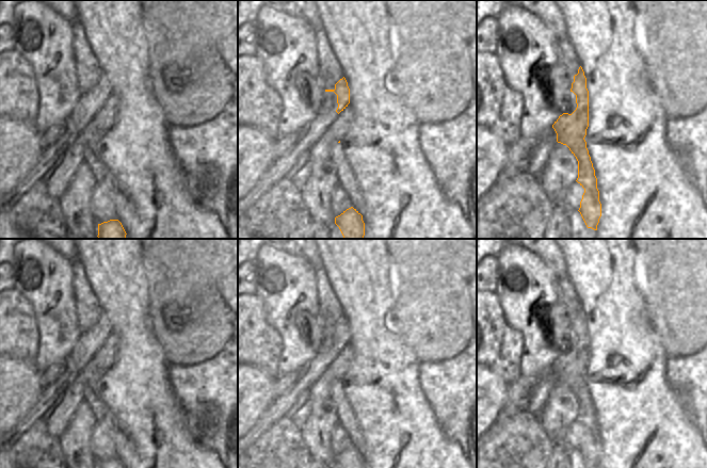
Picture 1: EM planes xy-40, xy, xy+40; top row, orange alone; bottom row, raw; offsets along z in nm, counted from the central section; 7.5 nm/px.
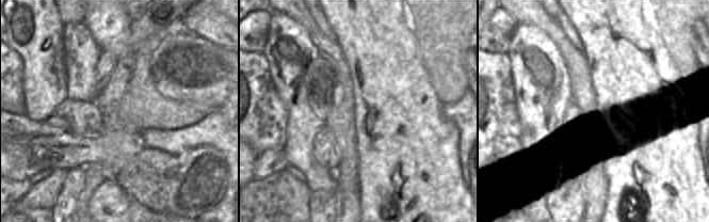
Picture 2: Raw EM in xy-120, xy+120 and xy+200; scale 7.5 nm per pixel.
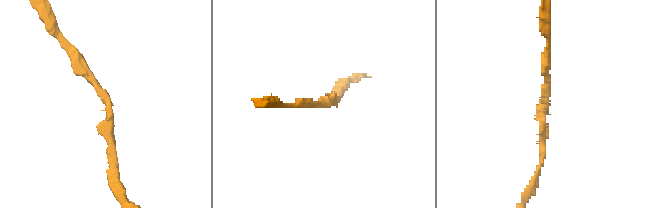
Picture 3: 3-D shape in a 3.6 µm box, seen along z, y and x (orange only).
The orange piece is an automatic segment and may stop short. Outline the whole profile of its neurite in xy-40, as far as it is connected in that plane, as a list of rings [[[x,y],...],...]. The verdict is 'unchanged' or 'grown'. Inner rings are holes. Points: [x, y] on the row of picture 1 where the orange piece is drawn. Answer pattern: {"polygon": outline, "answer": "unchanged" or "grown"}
{"polygon": [[[110,220],[98,224],[99,239],[126,239],[126,231],[118,220]]], "answer": "unchanged"}

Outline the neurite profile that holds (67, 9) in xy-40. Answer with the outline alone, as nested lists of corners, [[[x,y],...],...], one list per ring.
[[[37,0],[37,1],[44,2],[71,23],[77,21],[79,12],[77,10],[75,0]]]

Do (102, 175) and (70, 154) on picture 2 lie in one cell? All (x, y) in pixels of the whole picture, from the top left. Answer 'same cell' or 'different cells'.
different cells

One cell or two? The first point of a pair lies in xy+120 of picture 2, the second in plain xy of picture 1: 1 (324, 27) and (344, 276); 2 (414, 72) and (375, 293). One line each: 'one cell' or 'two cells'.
1: two cells
2: one cell

